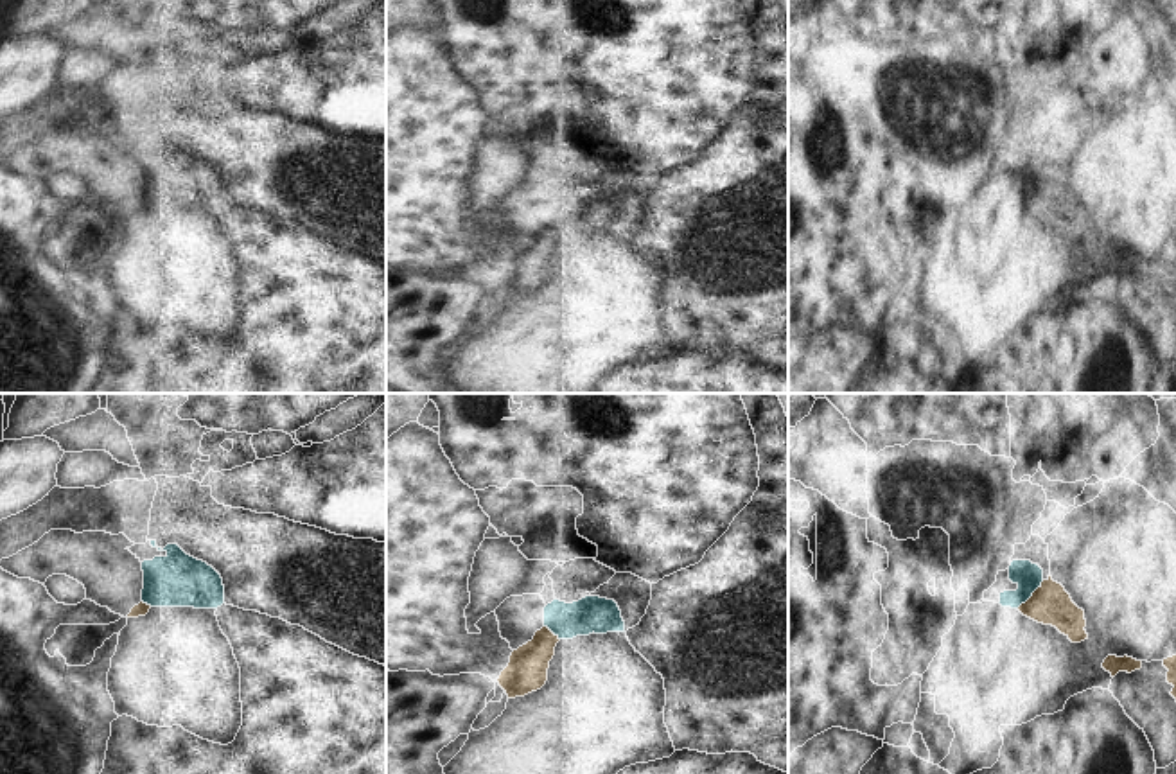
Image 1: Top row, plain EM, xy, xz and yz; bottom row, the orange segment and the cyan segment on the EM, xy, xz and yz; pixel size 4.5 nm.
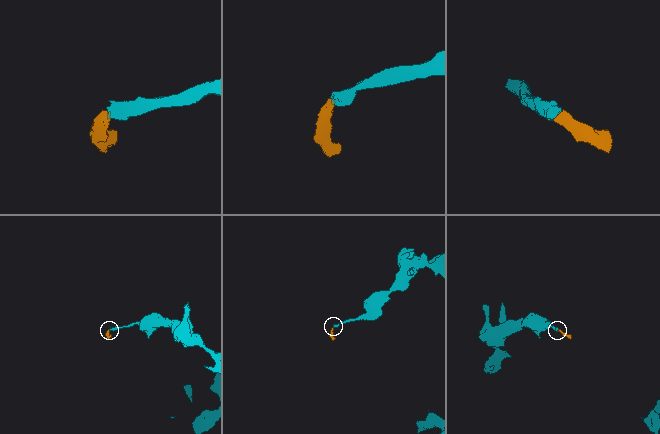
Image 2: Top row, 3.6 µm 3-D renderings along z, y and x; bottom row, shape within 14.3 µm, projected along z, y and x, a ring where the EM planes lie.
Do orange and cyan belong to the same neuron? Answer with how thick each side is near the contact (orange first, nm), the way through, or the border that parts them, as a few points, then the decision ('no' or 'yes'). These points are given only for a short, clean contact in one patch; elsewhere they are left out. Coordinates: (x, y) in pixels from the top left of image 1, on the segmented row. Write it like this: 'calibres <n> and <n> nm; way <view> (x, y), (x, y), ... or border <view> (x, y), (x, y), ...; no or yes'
calibres 180 and 120 nm; way yz (1051, 604), (1042, 604), (1033, 595), (1027, 575); yes

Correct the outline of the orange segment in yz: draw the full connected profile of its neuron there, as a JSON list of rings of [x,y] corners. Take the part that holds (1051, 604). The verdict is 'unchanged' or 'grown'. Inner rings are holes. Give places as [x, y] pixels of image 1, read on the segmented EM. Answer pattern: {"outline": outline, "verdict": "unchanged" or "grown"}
{"outline": [[[1013,560],[1009,580],[1018,585],[1016,591],[1000,593],[1000,605],[1018,609],[1023,616],[1056,627],[1072,643],[1088,639],[1084,630],[1084,611],[1079,609],[1065,587],[1043,578],[1043,569],[1031,560]]], "verdict": "grown"}

